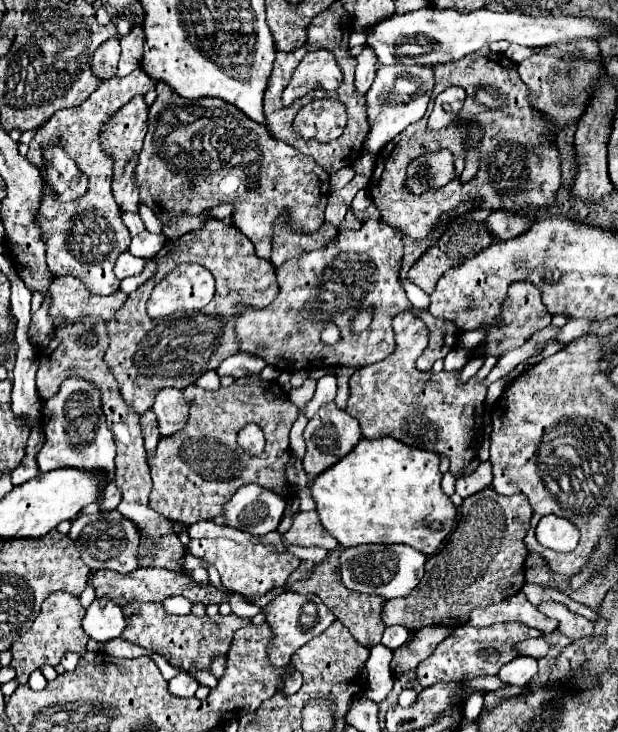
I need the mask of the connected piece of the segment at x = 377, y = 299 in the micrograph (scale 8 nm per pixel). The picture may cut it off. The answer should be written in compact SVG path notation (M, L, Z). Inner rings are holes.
M366 220L360 230L340 228L336 244L330 244L330 246L320 248L320 250L304 252L300 258L286 260L280 268L276 268L278 284L280 284L280 294L276 296L276 300L270 306L266 306L264 310L244 310L244 314L240 314L240 318L236 320L236 334L238 334L238 342L240 342L240 352L254 354L254 356L262 358L266 364L270 364L278 370L286 368L290 372L316 370L316 368L336 366L336 364L360 368L360 366L380 362L394 352L396 342L392 320L396 314L408 311L416 314L428 326L428 346L418 356L416 368L422 372L432 370L432 364L436 360L446 358L446 354L456 348L454 344L458 340L458 330L450 322L442 322L428 312L416 310L410 304L410 300L402 288L402 282L400 282L400 274L398 274L400 266L402 266L402 232L396 226L390 226L384 220ZM364 308L374 310L372 324L362 332L354 332L352 330L352 318ZM328 322L336 324L340 330L340 340L332 346L328 346L320 340L320 332L324 330L324 326Z

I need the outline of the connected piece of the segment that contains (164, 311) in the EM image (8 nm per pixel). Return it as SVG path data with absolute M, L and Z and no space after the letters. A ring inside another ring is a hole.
M180 264L152 290L148 314L150 318L164 318L176 310L198 312L212 300L212 296L212 274L196 264Z

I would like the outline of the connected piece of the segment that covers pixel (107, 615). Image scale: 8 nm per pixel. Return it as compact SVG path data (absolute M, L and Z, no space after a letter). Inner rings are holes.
M102 596L94 598L94 602L86 608L82 628L92 640L108 642L112 638L122 636L126 628L126 618L118 604L114 604L108 596Z

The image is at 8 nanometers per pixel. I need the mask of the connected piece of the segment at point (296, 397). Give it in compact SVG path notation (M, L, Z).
M308 378L300 388L292 390L288 396L290 396L290 400L292 400L300 410L302 410L302 408L306 406L306 402L312 400L314 390L316 390L316 382L314 382L314 378Z

